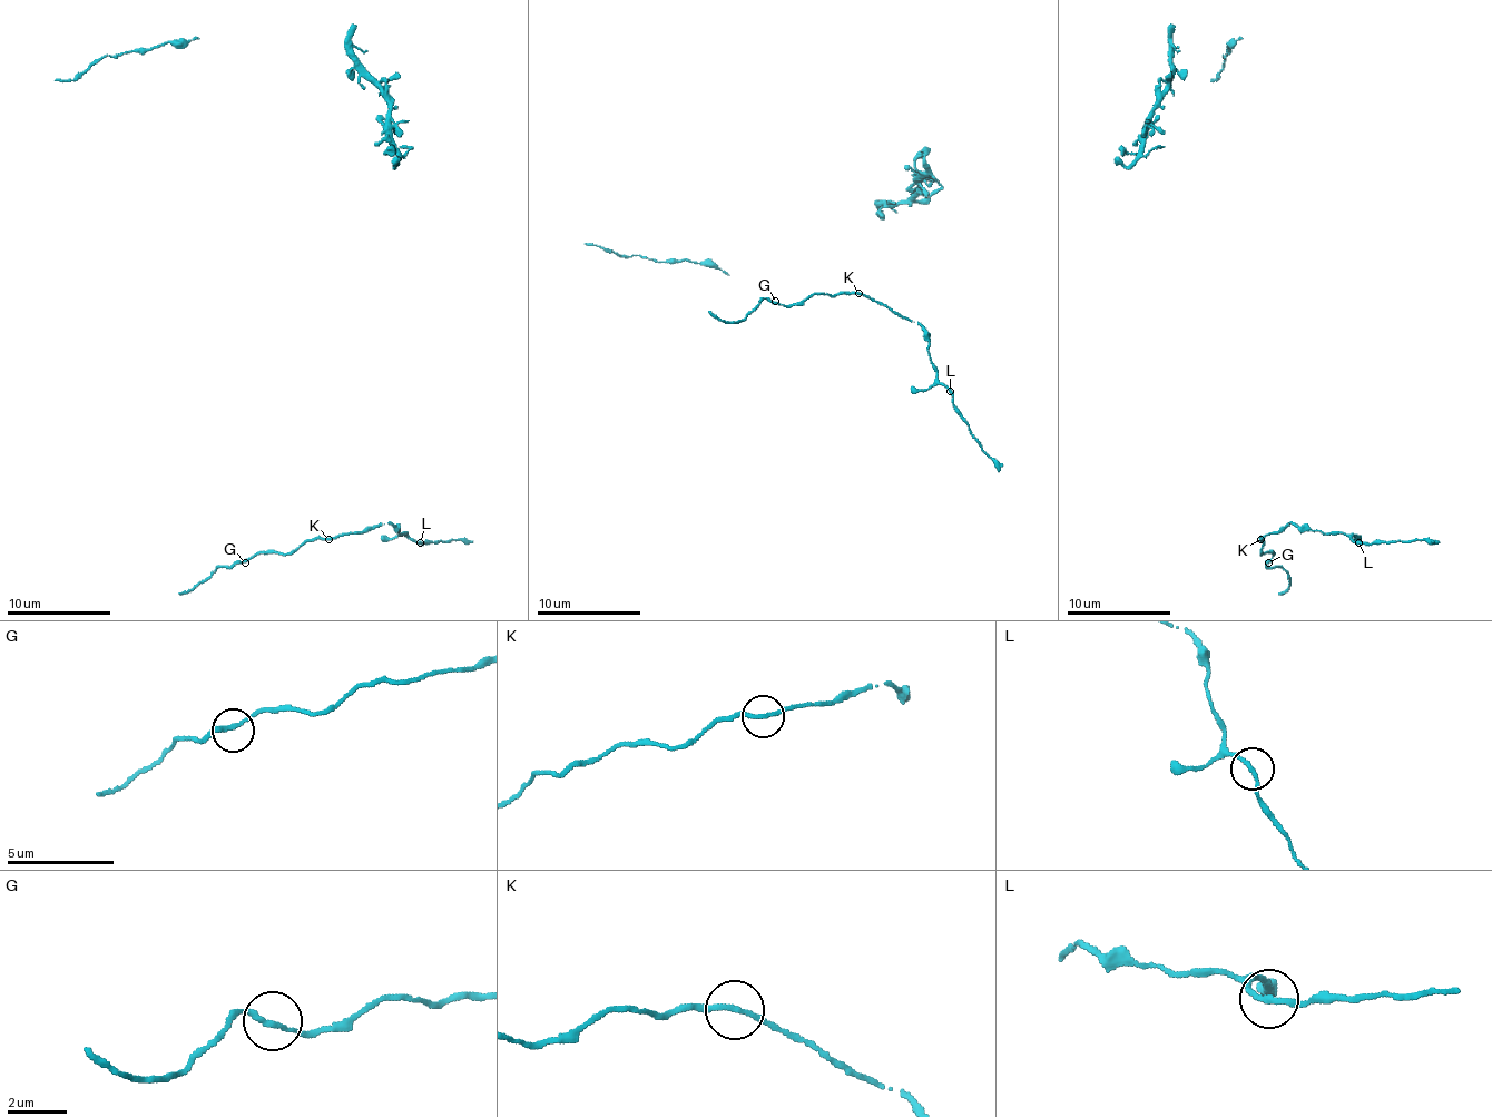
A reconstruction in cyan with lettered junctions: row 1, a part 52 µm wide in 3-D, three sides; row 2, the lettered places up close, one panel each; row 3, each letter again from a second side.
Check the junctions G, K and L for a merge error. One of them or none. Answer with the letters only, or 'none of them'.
none of them

